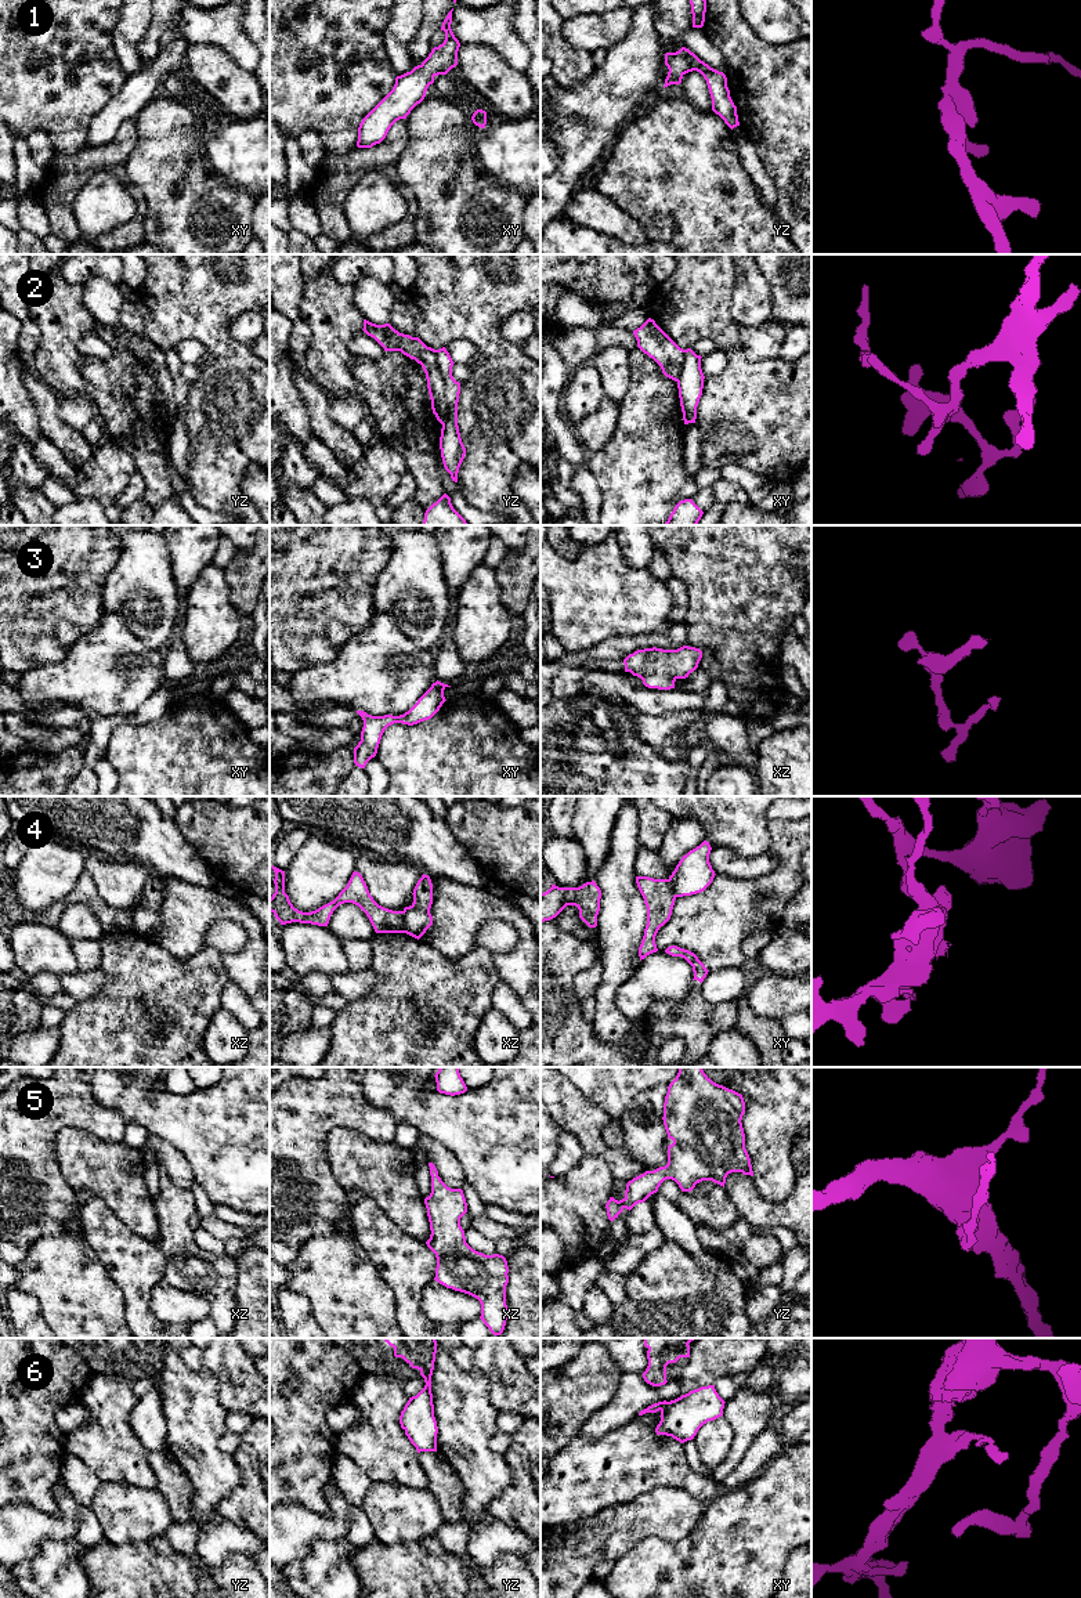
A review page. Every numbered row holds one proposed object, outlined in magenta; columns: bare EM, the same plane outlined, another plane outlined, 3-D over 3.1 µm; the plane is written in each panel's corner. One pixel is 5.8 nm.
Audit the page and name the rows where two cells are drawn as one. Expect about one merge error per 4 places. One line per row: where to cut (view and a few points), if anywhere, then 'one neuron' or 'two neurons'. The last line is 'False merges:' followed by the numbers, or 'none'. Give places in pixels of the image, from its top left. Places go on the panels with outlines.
1: no cut; one neuron
2: cut in yz along (436, 350), (447, 402), (447, 420), (443, 425); two neurons
3: no cut; one neuron
4: cut in xz along (401, 911), (404, 932); two neurons
5: no cut; one neuron
6: no cut; one neuron
False merges: 2, 4

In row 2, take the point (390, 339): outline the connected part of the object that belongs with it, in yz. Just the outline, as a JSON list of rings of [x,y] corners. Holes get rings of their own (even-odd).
[[[364,319],[362,330],[373,337],[384,351],[401,351],[422,365],[427,379],[433,413],[444,424],[446,422],[448,402],[444,377],[437,362],[437,350],[427,347],[419,337],[400,333],[390,323],[376,325]]]

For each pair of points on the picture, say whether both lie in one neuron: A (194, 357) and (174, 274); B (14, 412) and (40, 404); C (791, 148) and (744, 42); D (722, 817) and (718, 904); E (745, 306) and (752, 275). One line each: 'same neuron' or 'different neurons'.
A: different neurons
B: different neurons
C: same neuron
D: different neurons
E: same neuron

